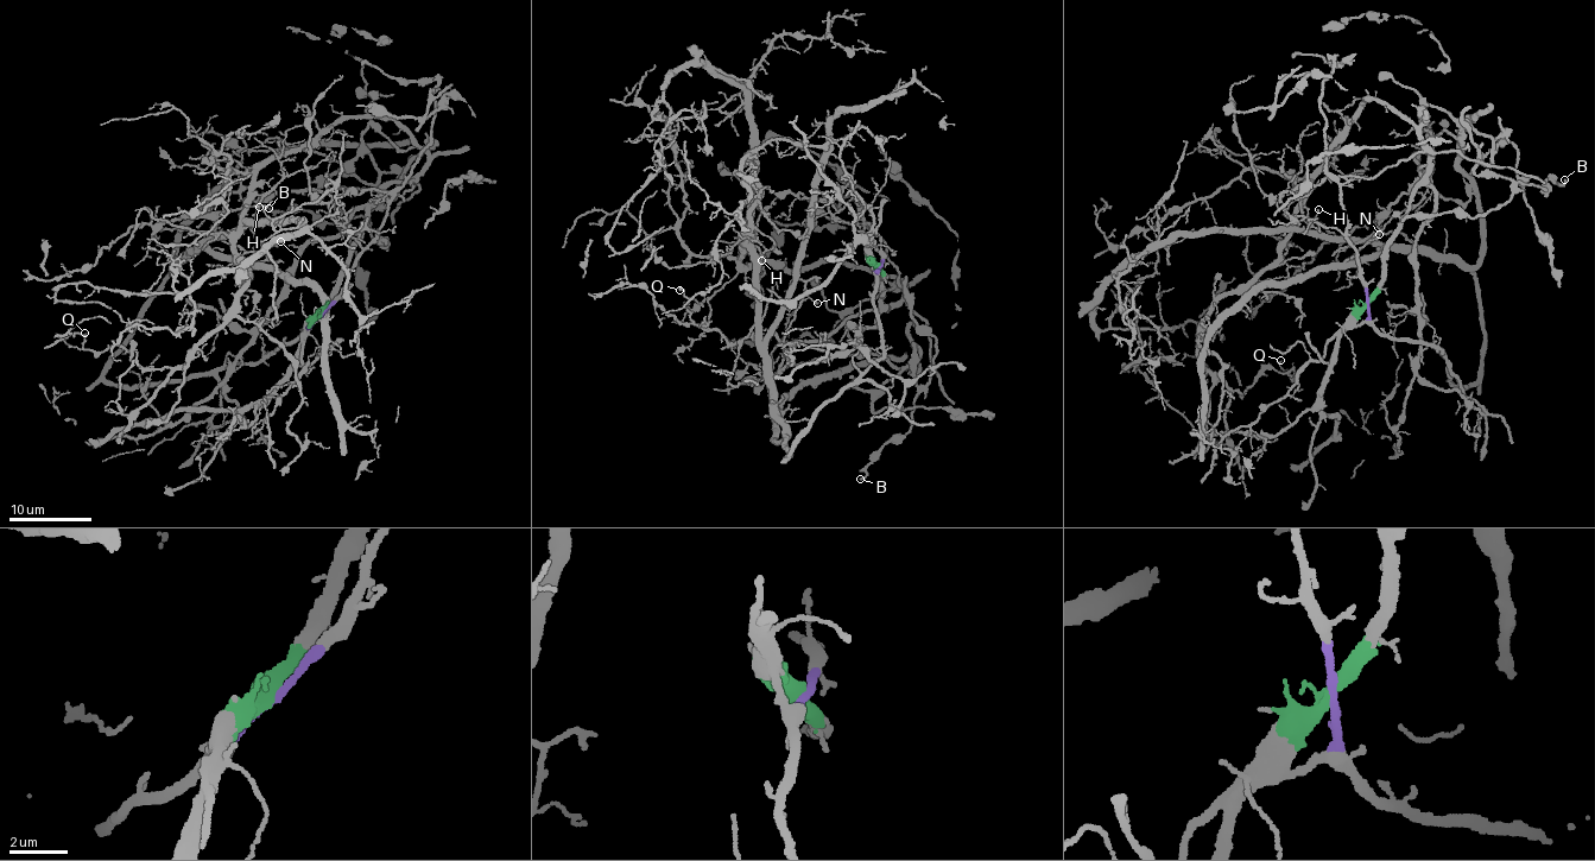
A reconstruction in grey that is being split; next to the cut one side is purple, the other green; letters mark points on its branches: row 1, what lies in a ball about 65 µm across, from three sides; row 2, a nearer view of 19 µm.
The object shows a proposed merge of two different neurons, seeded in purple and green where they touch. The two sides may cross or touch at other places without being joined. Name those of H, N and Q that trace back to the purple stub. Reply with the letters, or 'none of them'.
H, N

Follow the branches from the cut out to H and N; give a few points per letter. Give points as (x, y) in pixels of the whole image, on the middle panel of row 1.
H: (878, 266), (873, 306), (883, 356), (827, 399), (785, 459), (766, 340), (758, 324), (763, 255), (760, 260)
N: (878, 266), (873, 306), (883, 356), (827, 399), (785, 459), (767, 334), (797, 279), (804, 299), (817, 303)

